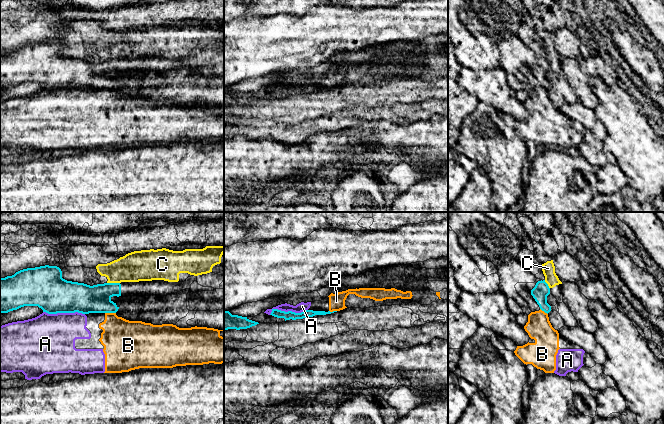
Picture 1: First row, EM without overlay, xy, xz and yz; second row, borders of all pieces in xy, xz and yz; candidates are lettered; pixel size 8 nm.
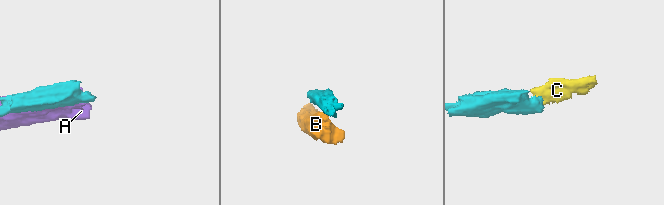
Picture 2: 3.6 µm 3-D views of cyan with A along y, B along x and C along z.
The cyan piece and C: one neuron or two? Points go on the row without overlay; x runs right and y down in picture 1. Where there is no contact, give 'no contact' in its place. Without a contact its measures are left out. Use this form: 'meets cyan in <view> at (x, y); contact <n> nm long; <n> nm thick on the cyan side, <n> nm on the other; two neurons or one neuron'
meets cyan in xy at (113, 59); contact 100 nm long; 220 nm thick on the cyan side, 240 nm on the other; two neurons

